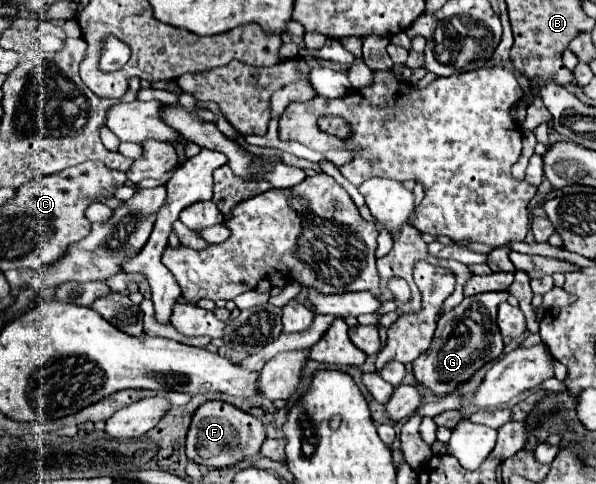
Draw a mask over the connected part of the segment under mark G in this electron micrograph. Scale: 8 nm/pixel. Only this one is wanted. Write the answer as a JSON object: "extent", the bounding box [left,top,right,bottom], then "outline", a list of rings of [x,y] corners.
{"extent":[413,294,507,396],"outline":[[[477,294],[473,298],[463,298],[459,306],[445,312],[437,322],[437,330],[429,350],[413,362],[417,386],[431,388],[435,396],[451,394],[459,384],[471,380],[479,368],[499,358],[505,344],[495,318],[497,306],[503,300],[507,300],[507,294]]]}

